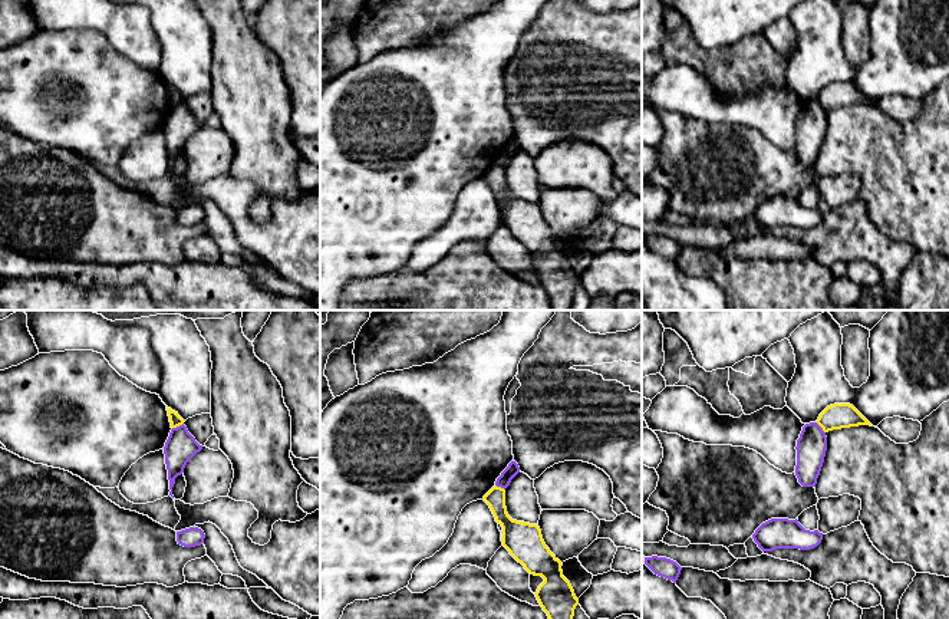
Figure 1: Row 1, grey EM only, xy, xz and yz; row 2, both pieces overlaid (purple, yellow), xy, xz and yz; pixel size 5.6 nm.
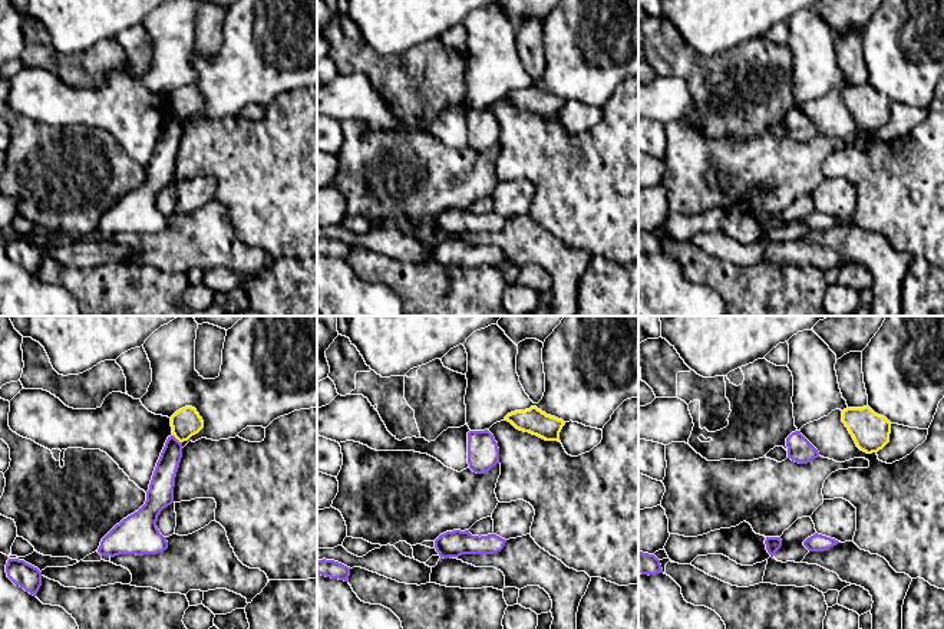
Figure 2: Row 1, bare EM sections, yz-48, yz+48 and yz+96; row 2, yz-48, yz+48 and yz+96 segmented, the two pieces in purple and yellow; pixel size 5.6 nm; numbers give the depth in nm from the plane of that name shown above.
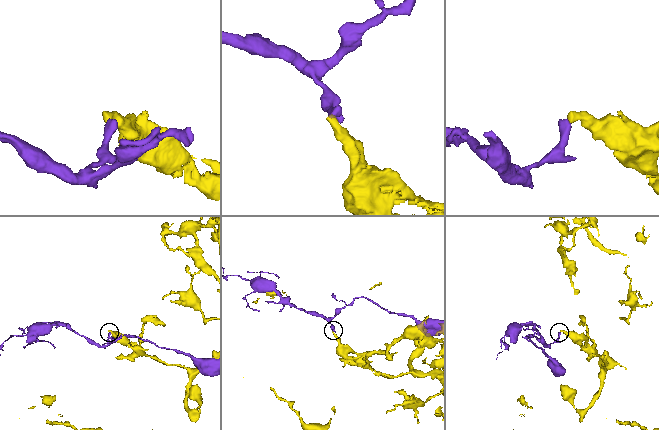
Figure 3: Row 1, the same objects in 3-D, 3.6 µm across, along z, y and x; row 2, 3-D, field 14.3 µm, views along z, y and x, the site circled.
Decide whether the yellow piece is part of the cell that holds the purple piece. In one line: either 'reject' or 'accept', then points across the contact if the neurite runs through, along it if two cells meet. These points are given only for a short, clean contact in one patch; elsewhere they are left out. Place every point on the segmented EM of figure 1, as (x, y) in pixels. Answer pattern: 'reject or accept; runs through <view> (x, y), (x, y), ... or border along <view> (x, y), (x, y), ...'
reject; border along xy (183, 422), (173, 428)

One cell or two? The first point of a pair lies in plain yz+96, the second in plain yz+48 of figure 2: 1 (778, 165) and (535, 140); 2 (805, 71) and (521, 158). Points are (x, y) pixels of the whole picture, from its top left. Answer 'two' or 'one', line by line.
1: two
2: two

